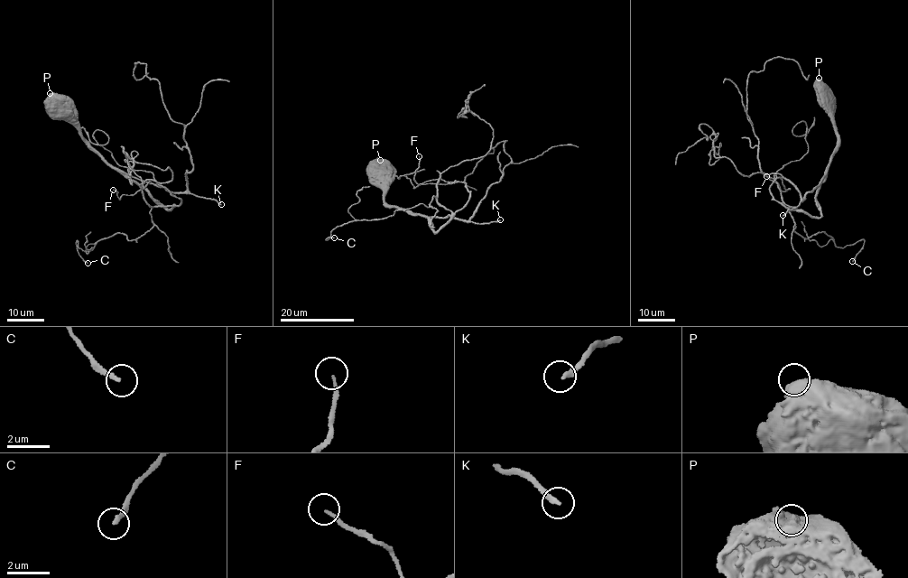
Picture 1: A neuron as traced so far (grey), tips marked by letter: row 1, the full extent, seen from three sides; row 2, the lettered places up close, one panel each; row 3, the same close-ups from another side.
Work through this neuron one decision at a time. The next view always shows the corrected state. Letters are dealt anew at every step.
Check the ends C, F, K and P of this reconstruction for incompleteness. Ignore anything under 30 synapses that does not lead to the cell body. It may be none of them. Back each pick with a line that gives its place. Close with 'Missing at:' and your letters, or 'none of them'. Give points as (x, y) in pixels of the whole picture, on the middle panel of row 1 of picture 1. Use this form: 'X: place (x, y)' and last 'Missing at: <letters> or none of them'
C: place (334, 237)
F: place (419, 156)
K: place (500, 219)
Missing at: C, F, K

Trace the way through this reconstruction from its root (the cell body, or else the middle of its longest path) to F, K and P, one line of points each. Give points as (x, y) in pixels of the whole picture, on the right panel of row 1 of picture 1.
F: (822, 98), (838, 139), (817, 195), (820, 216), (773, 199), (779, 177), (790, 189), (766, 176)
K: (822, 98), (832, 117), (837, 144), (820, 181), (805, 194), (799, 205), (782, 215)
P: (822, 98), (819, 78)

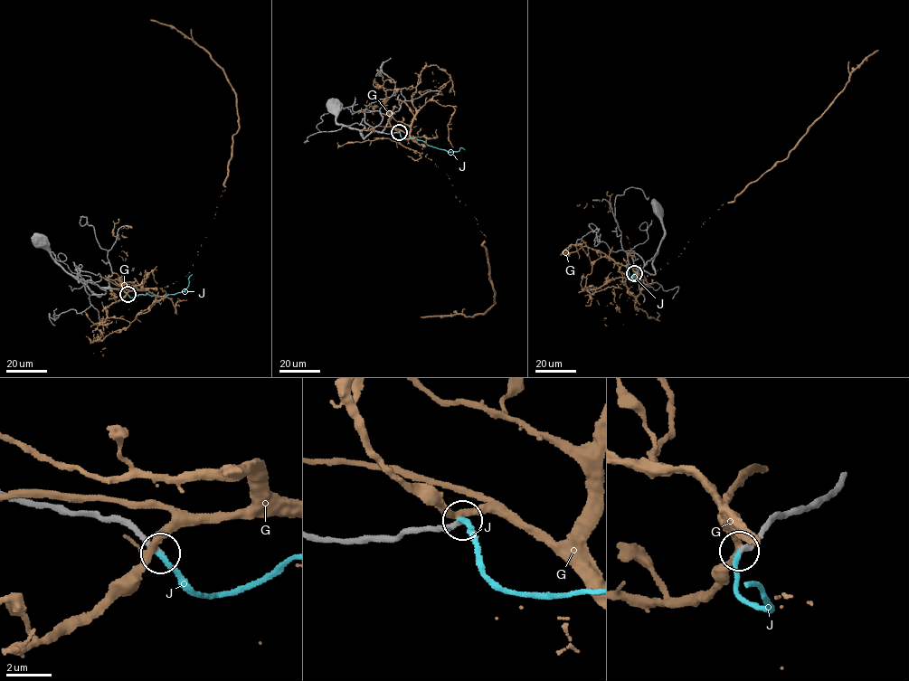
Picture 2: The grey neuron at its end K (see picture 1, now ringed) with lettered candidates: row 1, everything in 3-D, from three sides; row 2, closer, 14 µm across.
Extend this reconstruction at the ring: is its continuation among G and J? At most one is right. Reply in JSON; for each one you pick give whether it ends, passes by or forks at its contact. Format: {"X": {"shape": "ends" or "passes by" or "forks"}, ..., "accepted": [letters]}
{"J": {"shape": "ends"}, "accepted": ["J"]}

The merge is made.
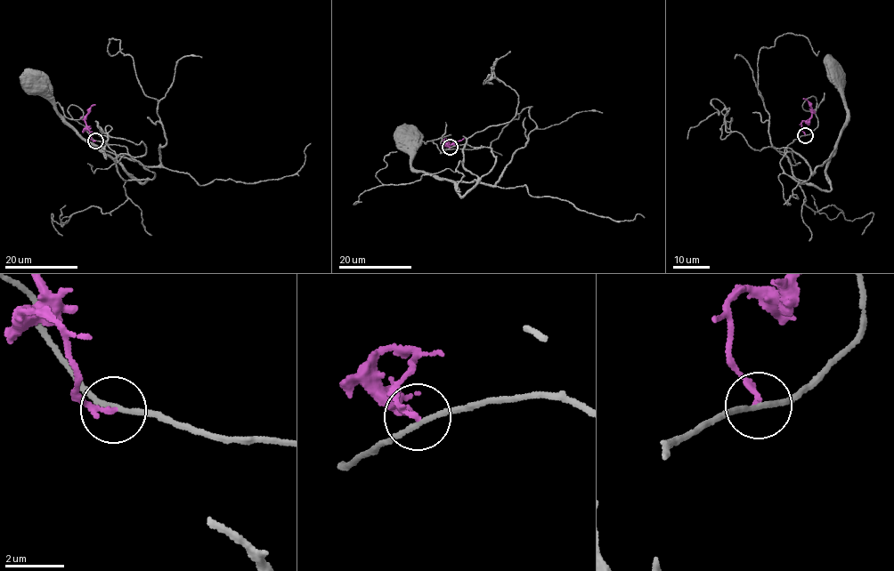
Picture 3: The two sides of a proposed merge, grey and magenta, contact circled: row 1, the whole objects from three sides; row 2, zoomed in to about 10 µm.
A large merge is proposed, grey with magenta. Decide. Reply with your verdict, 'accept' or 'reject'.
reject

